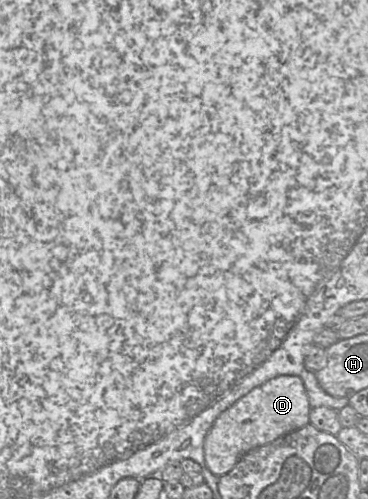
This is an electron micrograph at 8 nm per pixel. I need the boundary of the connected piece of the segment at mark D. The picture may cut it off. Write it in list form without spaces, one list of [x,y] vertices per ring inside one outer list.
[[[280,375],[268,380],[237,400],[216,419],[204,441],[206,467],[218,477],[228,473],[250,450],[310,423],[310,410],[304,383],[299,376]]]

